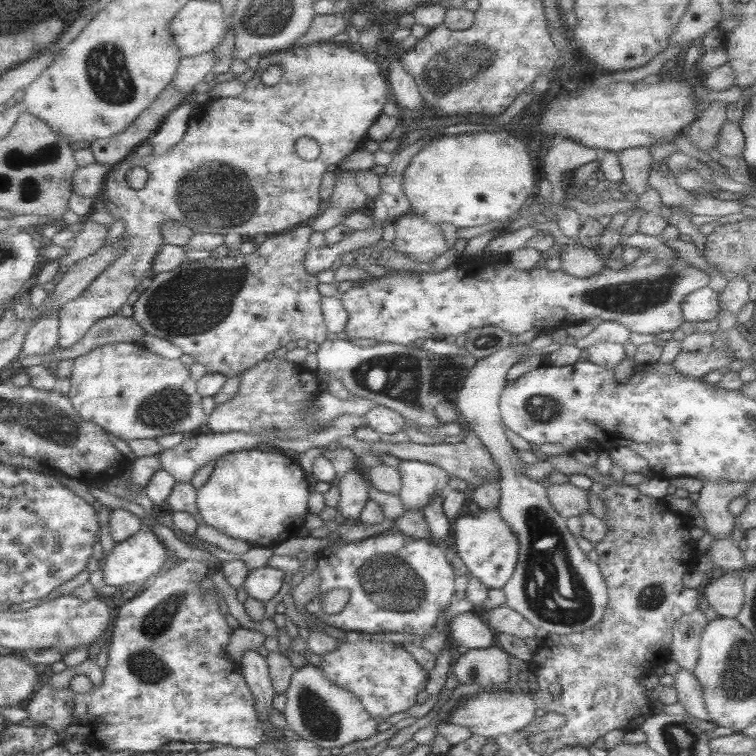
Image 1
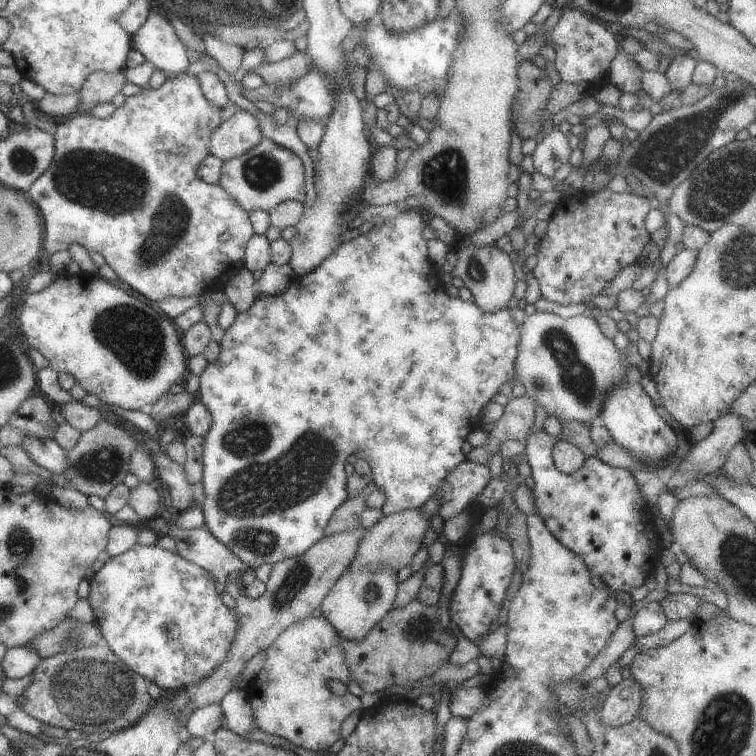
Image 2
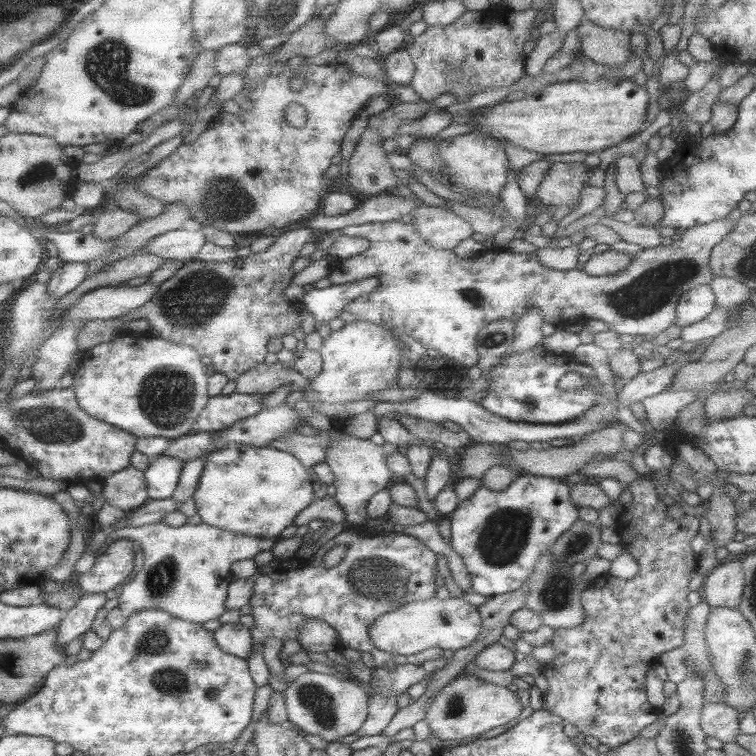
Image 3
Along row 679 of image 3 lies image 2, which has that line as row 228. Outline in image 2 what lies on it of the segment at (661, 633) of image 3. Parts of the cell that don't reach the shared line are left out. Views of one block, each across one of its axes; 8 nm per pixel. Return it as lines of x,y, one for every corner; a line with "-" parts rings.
606,186
594,193
575,191
572,195
562,195
554,206
535,252
536,264
532,274
539,285
541,298
562,305
586,304
590,297
605,290
619,270
637,263
643,246
649,240
649,234
643,226
649,210
647,196
611,192

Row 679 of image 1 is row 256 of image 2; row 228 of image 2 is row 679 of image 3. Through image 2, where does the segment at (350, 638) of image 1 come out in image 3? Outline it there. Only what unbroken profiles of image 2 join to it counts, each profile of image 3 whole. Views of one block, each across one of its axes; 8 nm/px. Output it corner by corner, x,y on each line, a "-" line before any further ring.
411,663
396,665
392,671
385,668
373,668
371,671
369,686
373,692
368,696
367,714
363,724
354,732
359,737
380,734
398,711
397,695
423,681
426,674
420,665

